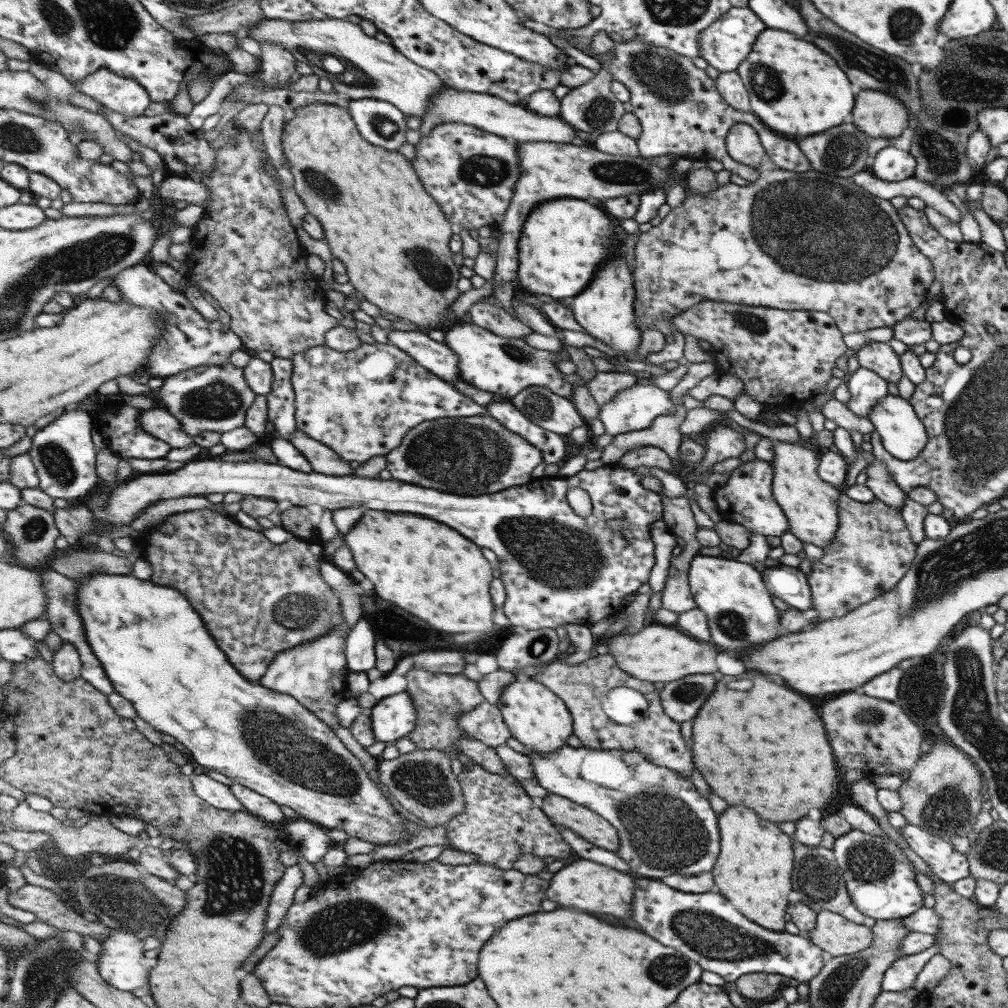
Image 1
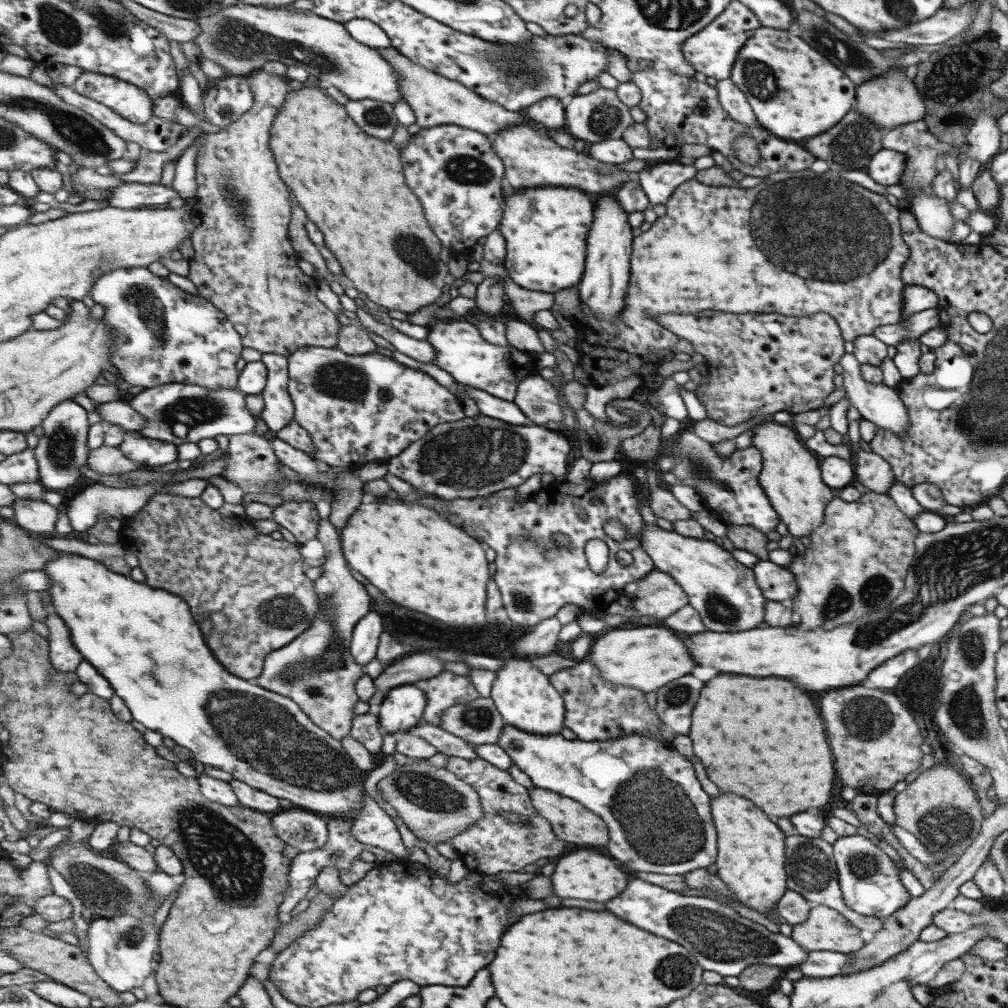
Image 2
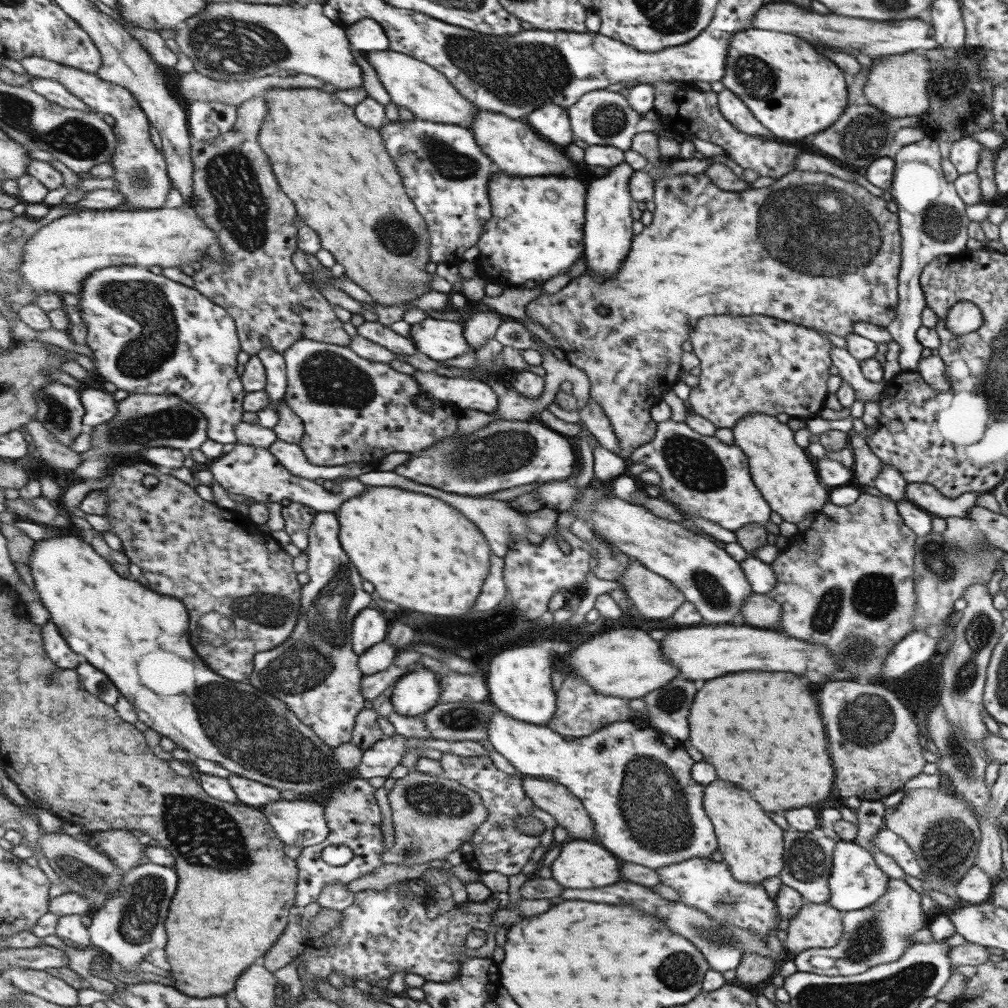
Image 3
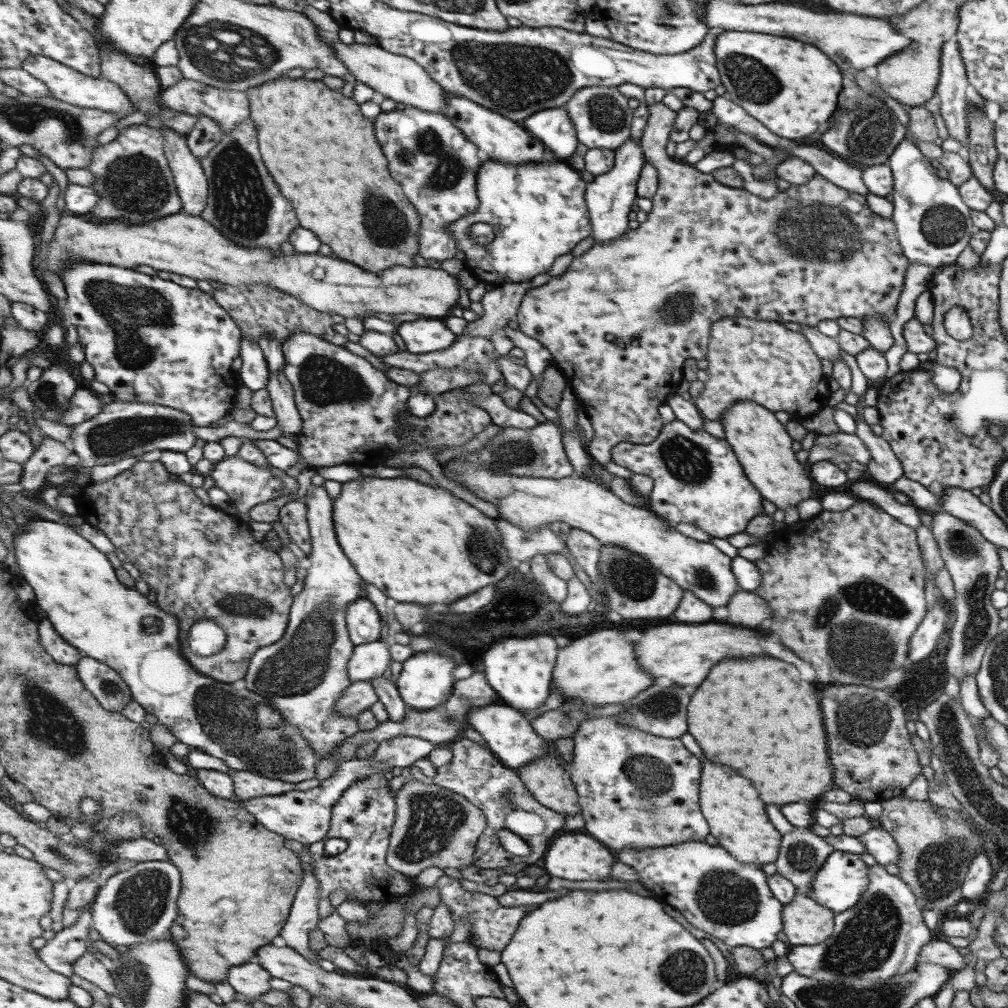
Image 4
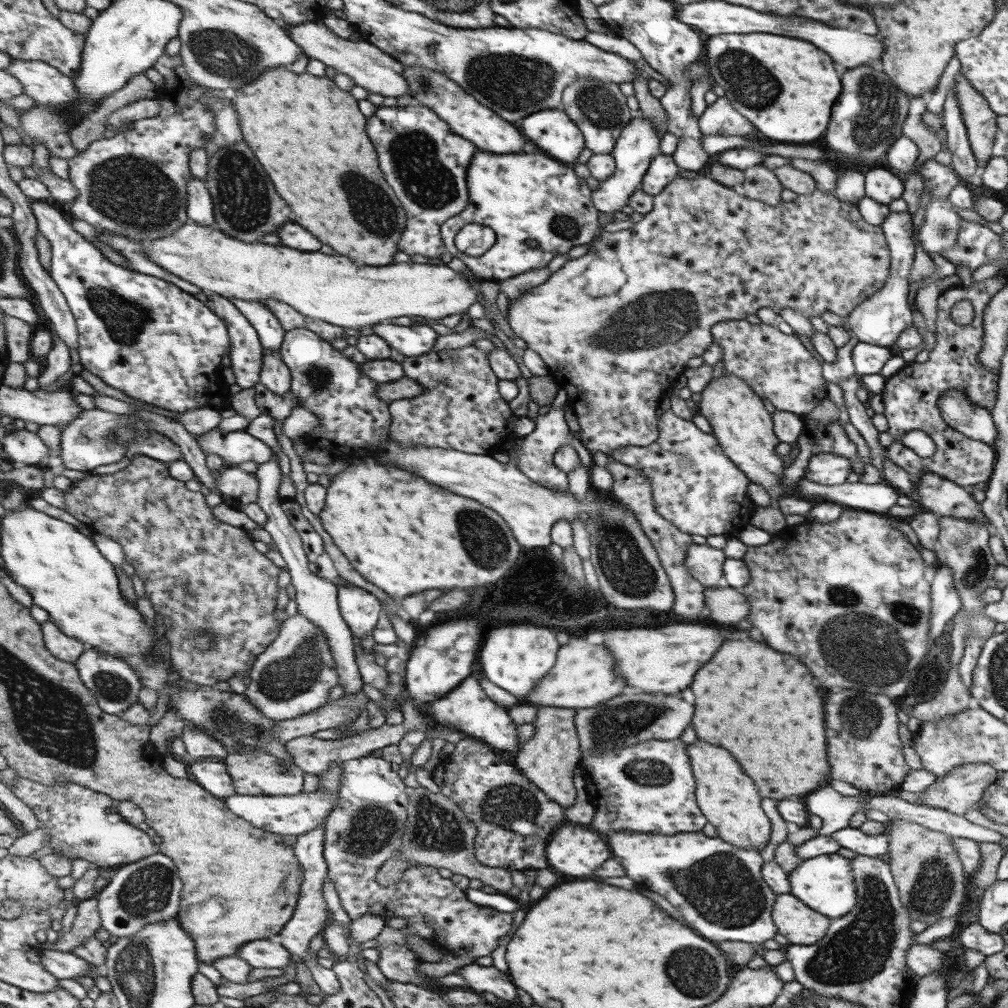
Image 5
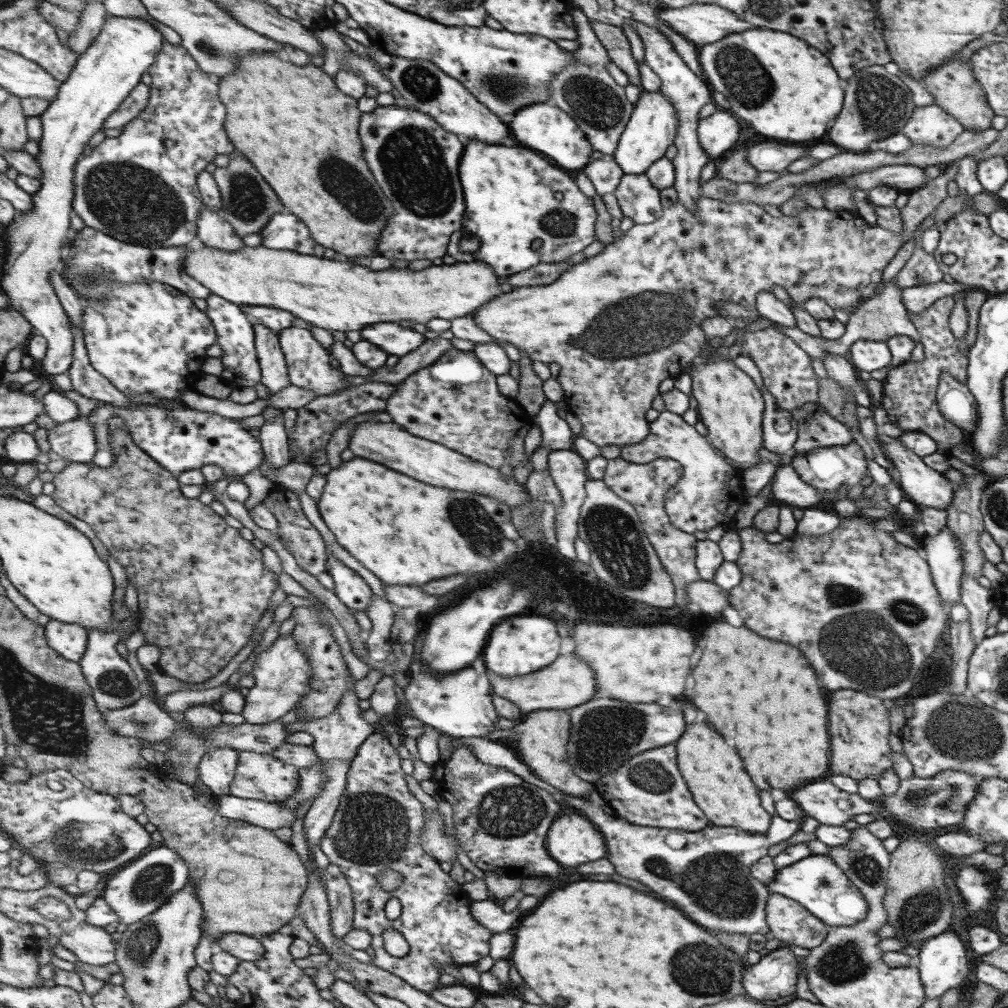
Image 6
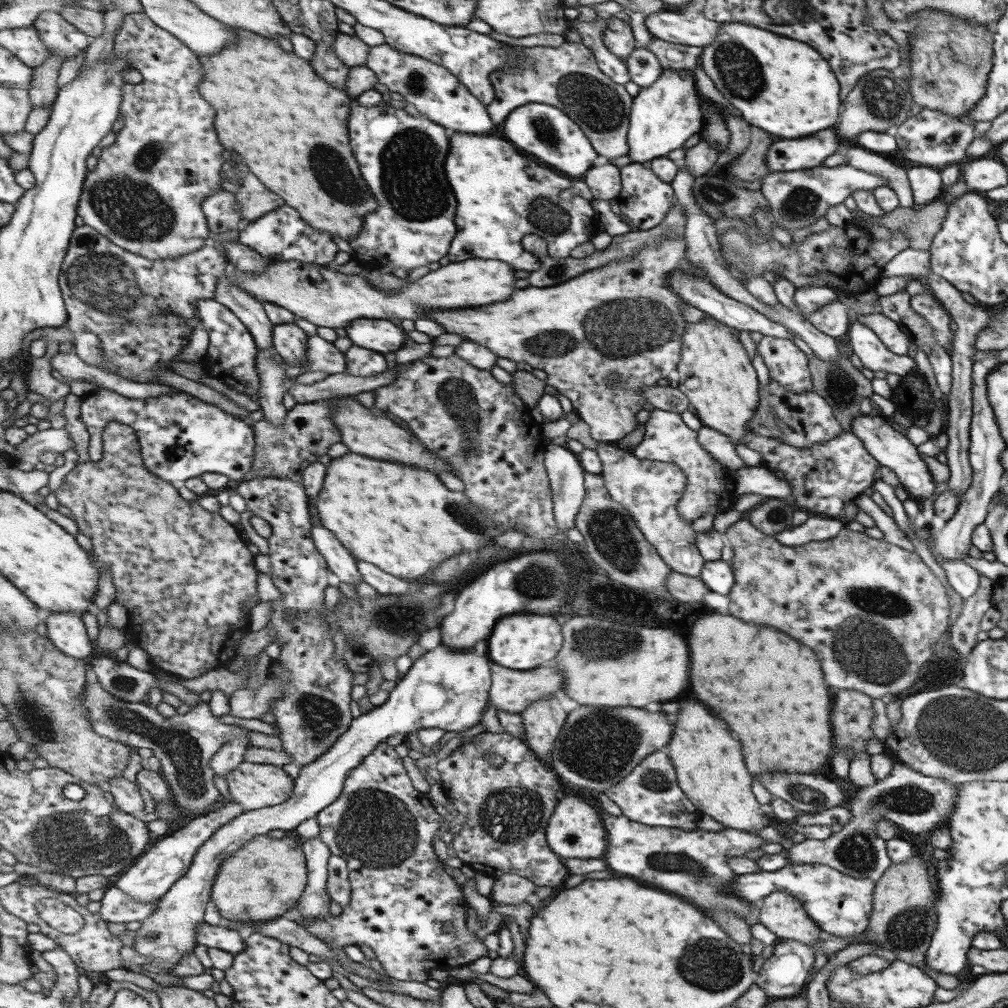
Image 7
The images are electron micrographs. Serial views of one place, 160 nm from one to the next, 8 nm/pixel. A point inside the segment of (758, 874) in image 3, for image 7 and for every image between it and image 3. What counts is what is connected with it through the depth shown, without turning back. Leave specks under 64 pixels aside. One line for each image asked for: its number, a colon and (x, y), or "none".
4: (736, 818)
5: (729, 800)
6: (714, 772)
7: (707, 758)

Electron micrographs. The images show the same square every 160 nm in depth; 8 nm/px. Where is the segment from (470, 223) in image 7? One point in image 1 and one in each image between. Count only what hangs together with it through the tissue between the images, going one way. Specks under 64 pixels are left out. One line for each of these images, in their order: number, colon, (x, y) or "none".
1: (564, 240)
2: (546, 229)
3: (536, 232)
4: (540, 210)
5: (523, 197)
6: (514, 197)

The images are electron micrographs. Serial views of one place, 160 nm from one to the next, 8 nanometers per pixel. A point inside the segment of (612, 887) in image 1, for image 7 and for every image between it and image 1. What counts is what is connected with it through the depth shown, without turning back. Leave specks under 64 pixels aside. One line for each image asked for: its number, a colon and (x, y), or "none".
2: (586, 874)
3: (581, 863)
4: (579, 856)
5: (577, 850)
6: (573, 839)
7: (576, 830)

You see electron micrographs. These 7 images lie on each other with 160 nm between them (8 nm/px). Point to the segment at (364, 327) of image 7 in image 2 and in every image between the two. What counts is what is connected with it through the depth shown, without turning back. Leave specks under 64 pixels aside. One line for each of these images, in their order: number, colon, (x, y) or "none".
2: (461, 350)
3: (440, 340)
4: (425, 335)
5: (417, 339)
6: (391, 337)

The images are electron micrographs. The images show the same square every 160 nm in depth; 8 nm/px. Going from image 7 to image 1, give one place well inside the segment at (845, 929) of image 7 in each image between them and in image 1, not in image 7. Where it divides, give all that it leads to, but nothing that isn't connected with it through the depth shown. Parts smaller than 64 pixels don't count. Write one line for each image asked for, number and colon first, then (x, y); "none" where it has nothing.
1: (879, 879)
2: (868, 881)
3: (855, 881)
4: (841, 880)
5: (824, 883)
6: (814, 882)

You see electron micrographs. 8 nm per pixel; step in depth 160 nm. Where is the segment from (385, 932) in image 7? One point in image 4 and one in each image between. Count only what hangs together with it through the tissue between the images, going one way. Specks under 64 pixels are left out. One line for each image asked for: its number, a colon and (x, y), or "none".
4: (364, 817)
5: (365, 830)
6: (377, 827)

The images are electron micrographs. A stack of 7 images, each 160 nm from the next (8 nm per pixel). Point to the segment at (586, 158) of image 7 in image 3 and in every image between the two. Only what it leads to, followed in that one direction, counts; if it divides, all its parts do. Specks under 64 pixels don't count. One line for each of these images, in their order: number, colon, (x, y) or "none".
3: (553, 122)
4: (556, 129)
5: (553, 130)
6: (546, 128)

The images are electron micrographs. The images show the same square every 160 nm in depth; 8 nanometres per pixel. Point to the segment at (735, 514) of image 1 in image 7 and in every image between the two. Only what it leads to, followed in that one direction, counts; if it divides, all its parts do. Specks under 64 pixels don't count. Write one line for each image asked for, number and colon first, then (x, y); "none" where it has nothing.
2: (729, 487)
3: (700, 475)
4: (697, 479)
5: (696, 488)
6: (709, 491)
7: (666, 439)

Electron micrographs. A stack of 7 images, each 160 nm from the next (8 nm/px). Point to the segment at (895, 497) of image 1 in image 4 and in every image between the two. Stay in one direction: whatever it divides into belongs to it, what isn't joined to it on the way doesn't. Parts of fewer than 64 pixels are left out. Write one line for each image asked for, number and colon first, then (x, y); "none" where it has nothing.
2: (873, 472)
3: (865, 465)
4: (824, 447)

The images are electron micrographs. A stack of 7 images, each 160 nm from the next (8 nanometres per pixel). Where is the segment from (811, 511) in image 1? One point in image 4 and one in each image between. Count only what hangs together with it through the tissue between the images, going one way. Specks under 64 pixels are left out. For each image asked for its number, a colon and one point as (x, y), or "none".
2: (790, 477)
3: (784, 474)
4: (760, 443)

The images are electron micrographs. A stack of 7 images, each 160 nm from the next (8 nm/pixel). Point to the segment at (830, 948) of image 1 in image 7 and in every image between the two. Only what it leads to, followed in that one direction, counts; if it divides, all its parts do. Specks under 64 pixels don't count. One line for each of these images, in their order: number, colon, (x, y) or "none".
2: (824, 929)
3: (814, 926)
4: (804, 922)
5: (800, 925)
6: (787, 920)
7: (779, 912)

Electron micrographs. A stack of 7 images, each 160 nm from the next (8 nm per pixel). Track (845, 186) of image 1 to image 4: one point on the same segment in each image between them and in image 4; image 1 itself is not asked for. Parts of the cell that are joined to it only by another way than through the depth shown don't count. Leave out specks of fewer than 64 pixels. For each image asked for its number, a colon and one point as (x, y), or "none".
2: (704, 253)
3: (810, 249)
4: (620, 327)

